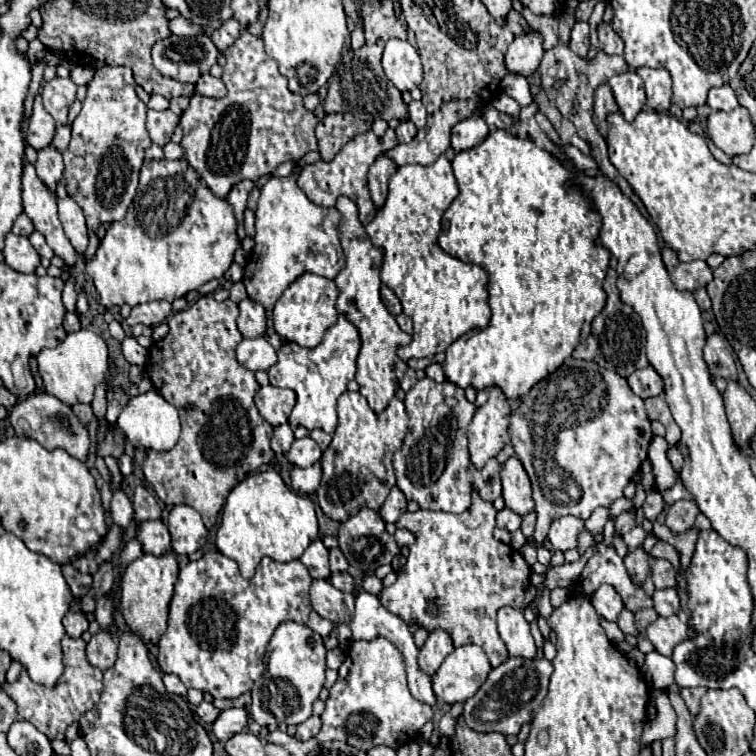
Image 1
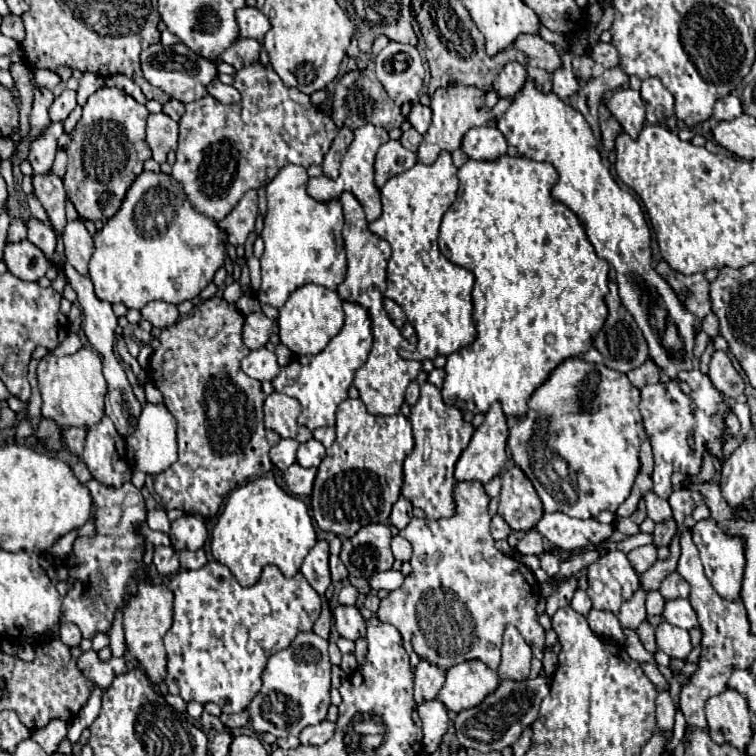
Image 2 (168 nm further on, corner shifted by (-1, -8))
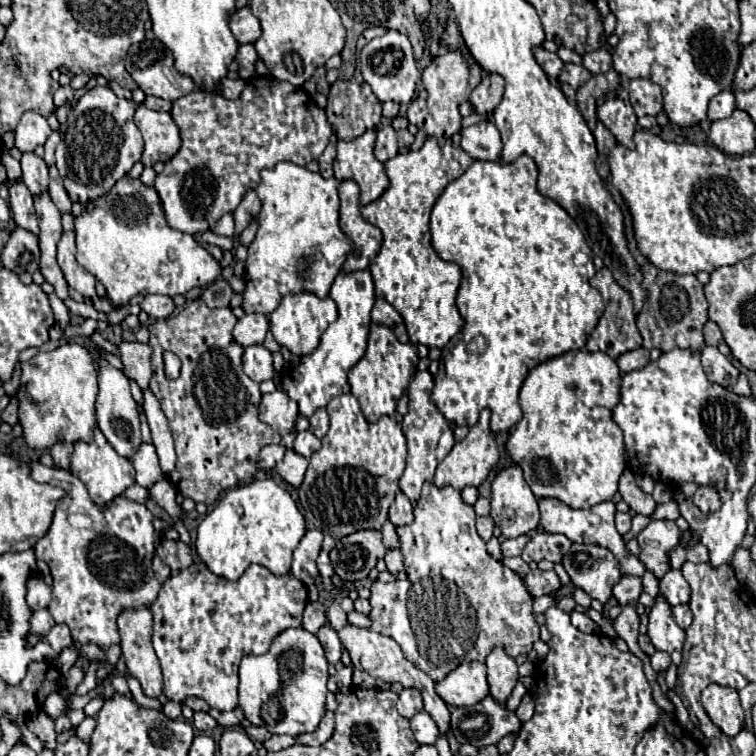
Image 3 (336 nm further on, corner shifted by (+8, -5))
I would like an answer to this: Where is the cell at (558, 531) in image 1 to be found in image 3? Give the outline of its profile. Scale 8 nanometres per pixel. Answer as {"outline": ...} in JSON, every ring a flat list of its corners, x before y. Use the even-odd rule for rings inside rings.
{"outline":[[541,498,539,500,539,510,541,510,541,526,547,532,563,534,571,542,583,542,583,534,585,534,585,537,591,540,591,544,603,546,603,548,613,552,621,576,643,576,645,566,641,566,637,556,627,554,627,546,623,542,623,536,615,528,615,504,611,500,601,502,601,504,597,504,593,508,587,508,587,510,573,510,557,498]]}

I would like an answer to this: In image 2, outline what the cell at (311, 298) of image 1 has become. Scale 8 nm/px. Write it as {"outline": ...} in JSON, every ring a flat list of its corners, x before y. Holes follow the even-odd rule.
{"outline":[[314,283,298,287,278,315,280,341,296,355,320,353,328,345,328,341,340,333,342,325,344,325,344,311,338,293]]}

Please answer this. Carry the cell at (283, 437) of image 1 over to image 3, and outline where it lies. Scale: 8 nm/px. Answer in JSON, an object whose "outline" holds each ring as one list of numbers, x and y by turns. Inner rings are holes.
{"outline":[[269,444,269,446,261,448,257,466,259,466,261,470,271,470,271,468,275,468,275,464,283,458,283,454,285,454,285,448,283,448,283,446,279,446,279,444]]}

